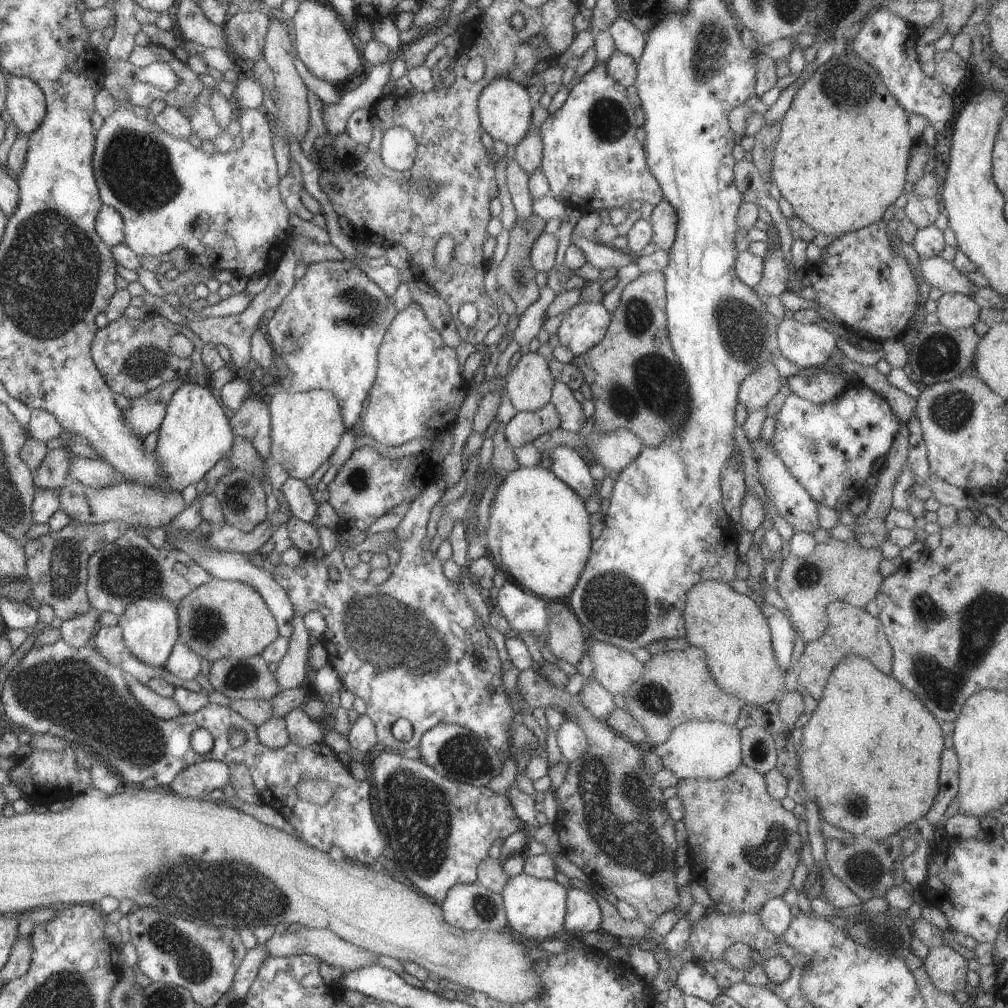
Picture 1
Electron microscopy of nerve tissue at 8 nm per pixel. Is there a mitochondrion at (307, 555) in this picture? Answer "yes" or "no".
no

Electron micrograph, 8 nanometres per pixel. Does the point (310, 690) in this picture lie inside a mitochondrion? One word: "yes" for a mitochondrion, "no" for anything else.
no

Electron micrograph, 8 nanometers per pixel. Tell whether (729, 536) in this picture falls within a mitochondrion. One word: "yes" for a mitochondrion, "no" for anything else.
no

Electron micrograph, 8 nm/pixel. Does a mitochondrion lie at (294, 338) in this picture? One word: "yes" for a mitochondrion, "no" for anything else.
yes

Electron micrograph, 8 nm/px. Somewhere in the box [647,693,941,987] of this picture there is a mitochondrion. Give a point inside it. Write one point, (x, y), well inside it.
(878, 929)

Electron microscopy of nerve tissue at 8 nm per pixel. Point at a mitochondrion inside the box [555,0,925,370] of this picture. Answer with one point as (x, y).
(848, 88)

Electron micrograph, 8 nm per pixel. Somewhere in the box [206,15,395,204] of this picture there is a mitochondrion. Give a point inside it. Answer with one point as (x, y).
(242, 35)

